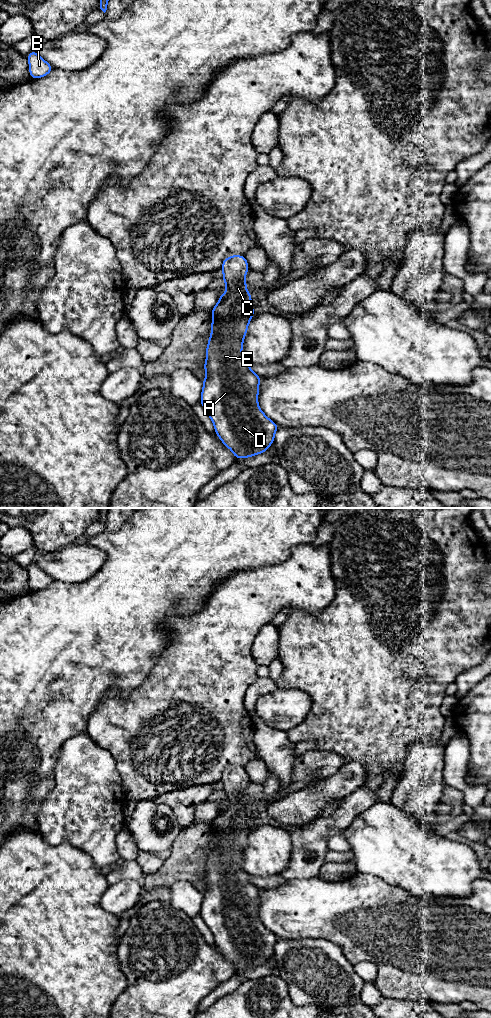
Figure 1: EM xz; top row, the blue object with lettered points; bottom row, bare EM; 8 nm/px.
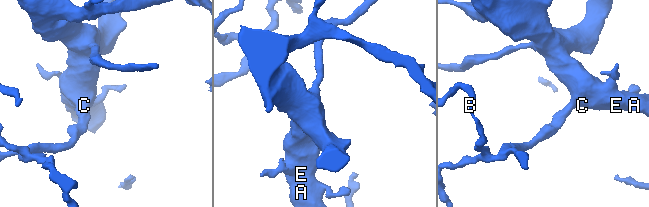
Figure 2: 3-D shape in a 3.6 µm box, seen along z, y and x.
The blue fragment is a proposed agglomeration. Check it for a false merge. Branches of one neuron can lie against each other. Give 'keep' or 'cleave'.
keep

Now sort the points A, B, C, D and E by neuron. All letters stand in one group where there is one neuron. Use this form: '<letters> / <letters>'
A B C D E

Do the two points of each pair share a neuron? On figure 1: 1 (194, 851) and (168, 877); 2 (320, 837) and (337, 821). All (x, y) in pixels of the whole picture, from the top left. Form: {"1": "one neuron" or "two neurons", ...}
{"1": "one neuron", "2": "one neuron"}

